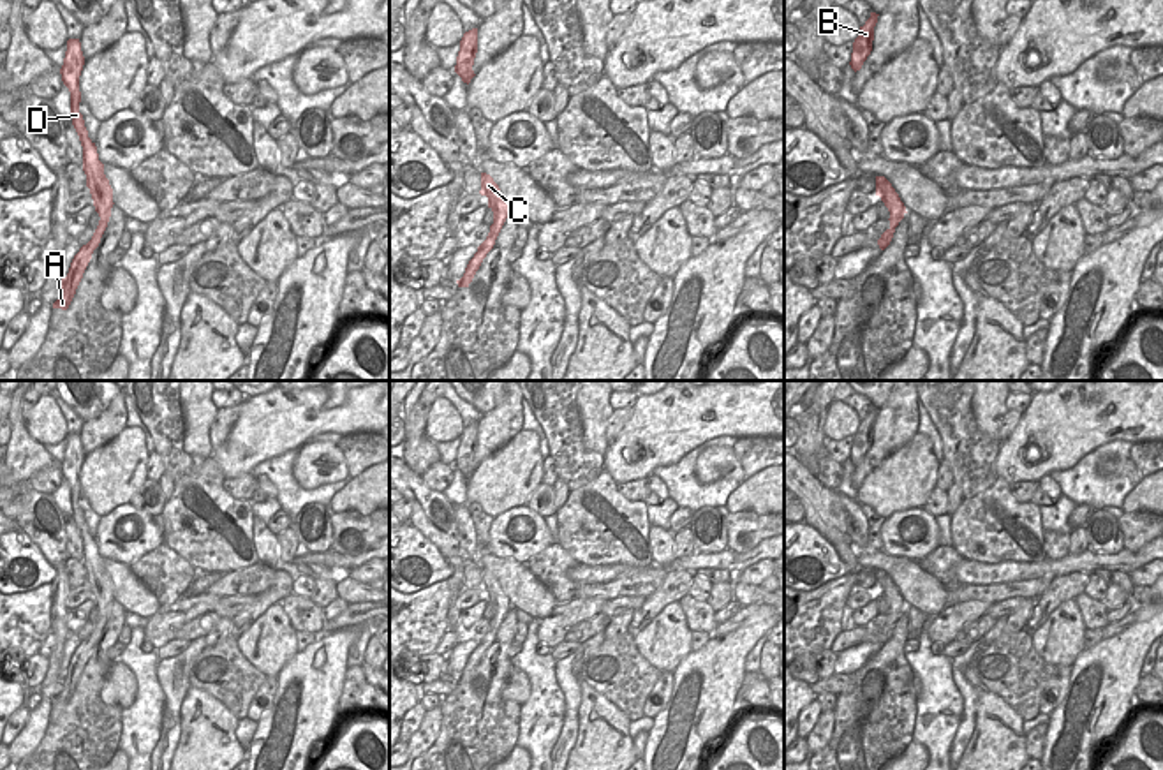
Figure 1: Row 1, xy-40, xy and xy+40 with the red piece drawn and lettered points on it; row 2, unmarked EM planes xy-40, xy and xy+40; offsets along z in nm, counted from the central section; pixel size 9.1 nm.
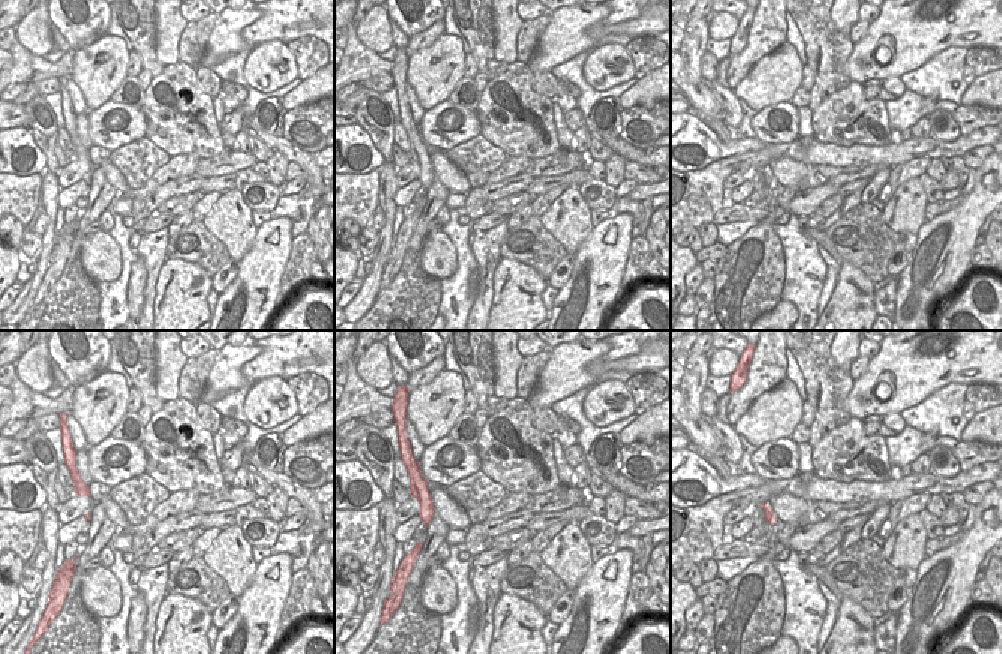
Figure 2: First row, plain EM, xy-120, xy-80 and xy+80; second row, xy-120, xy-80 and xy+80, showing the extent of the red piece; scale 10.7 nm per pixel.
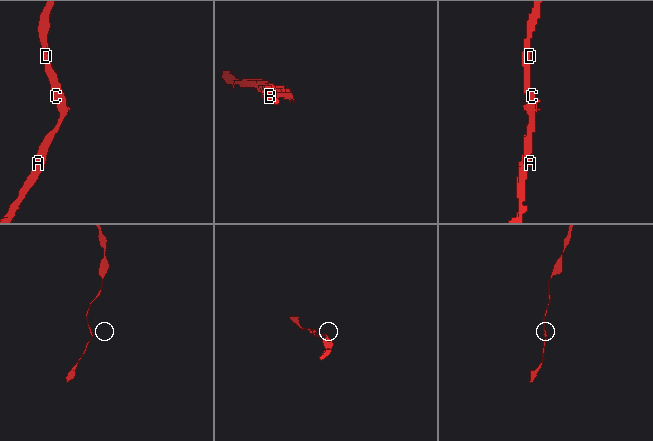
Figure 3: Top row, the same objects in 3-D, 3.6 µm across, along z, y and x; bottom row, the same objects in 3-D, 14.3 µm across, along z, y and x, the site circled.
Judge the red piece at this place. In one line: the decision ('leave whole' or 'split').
leave whole

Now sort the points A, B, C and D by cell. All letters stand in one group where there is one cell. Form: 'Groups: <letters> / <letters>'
Groups: A B C D

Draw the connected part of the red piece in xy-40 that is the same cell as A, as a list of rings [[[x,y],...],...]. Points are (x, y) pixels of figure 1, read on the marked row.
[[[79,39],[67,41],[67,51],[63,58],[63,65],[60,69],[62,81],[70,92],[70,113],[72,113],[72,125],[79,136],[83,146],[83,171],[86,174],[86,187],[90,189],[95,211],[99,213],[100,220],[92,236],[92,240],[79,248],[74,255],[69,273],[62,278],[63,294],[60,300],[53,303],[53,308],[67,310],[76,289],[83,278],[83,273],[92,259],[93,250],[99,247],[100,238],[107,227],[111,208],[113,208],[113,189],[109,180],[104,174],[104,164],[99,160],[97,146],[88,137],[88,130],[85,127],[83,115],[79,113],[81,92],[79,92],[79,76],[85,65],[85,56],[81,51]]]

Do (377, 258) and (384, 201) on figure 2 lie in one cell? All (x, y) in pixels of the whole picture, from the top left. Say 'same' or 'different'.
same

